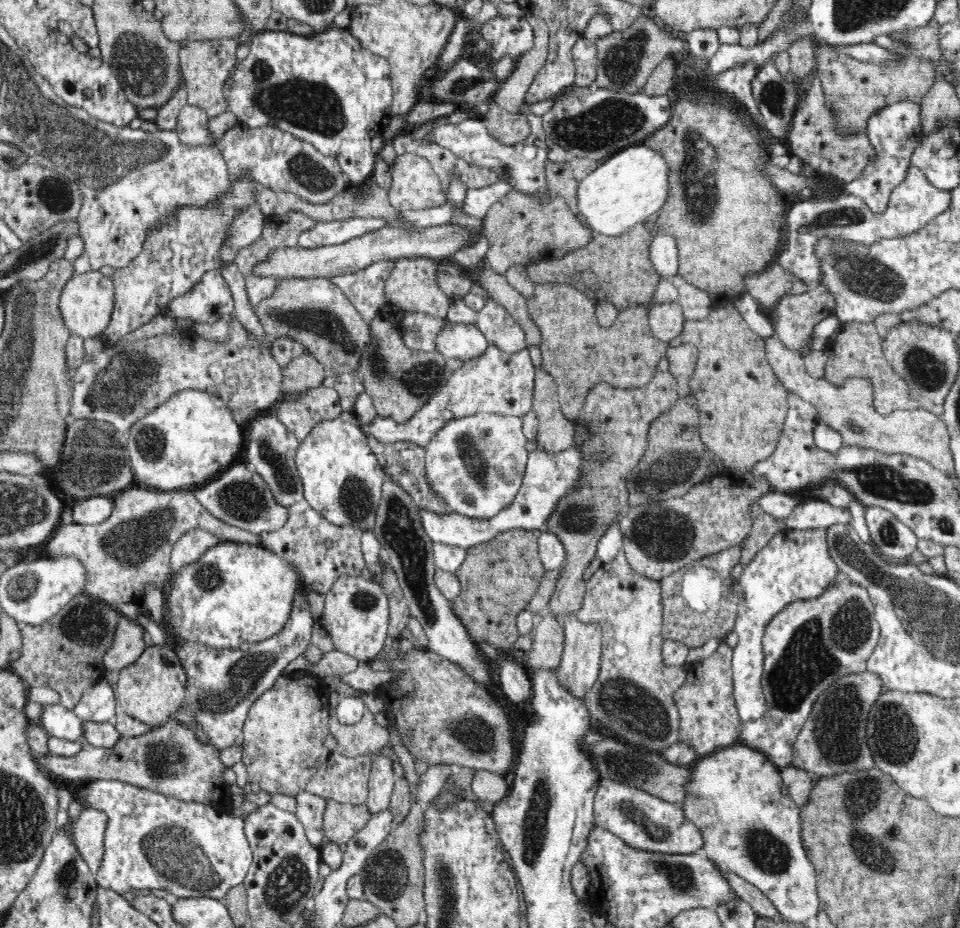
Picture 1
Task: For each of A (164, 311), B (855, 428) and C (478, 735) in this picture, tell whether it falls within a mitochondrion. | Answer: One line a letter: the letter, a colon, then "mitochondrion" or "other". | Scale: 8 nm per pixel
A: other
B: mitochondrion
C: mitochondrion

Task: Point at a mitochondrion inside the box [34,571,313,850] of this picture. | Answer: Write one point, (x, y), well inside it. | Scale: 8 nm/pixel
(248, 671)

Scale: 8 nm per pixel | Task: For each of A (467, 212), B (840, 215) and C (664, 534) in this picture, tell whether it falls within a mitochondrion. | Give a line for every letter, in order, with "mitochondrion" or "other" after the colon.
A: other
B: mitochondrion
C: mitochondrion

